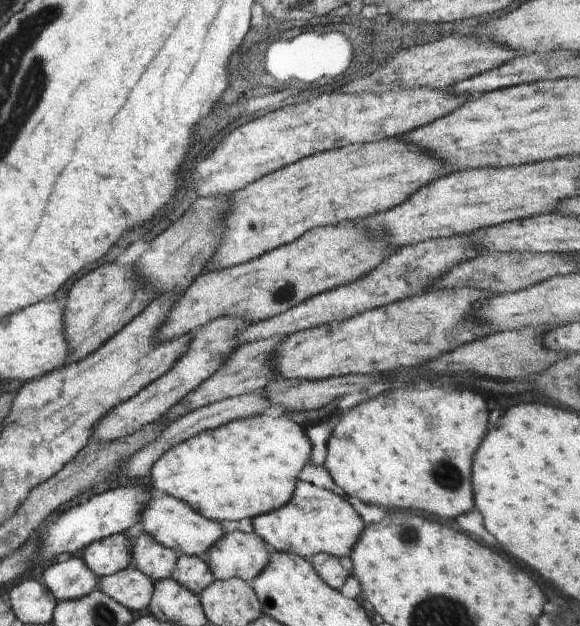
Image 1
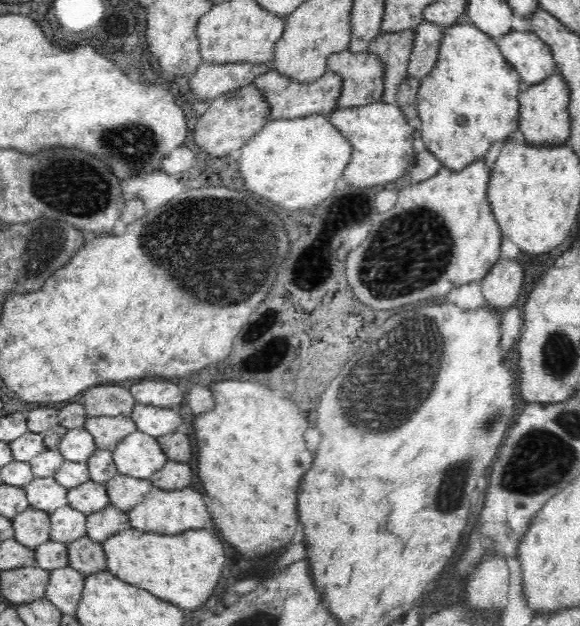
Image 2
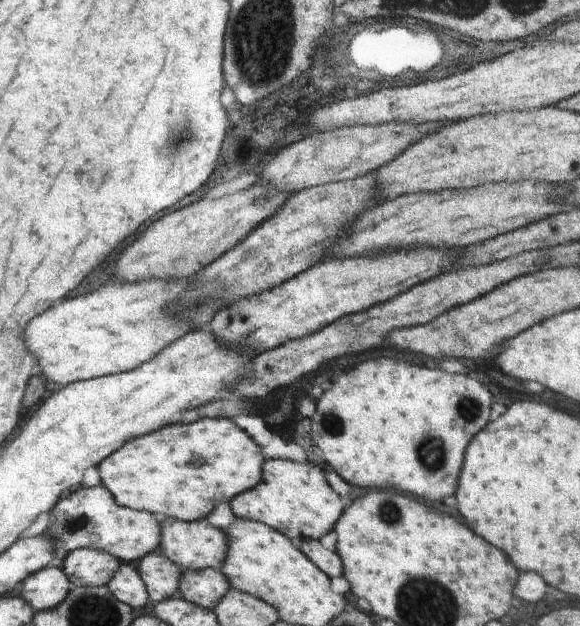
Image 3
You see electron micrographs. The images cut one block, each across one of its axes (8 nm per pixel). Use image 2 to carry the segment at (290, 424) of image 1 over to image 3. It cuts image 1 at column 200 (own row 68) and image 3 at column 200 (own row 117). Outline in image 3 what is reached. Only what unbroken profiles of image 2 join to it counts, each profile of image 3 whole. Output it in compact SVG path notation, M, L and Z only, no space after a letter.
M203 418L190 424L174 423L149 434L136 436L98 464L102 484L114 495L118 506L150 514L165 514L183 521L206 519L221 502L230 502L240 492L252 490L262 480L262 450L232 419Z

